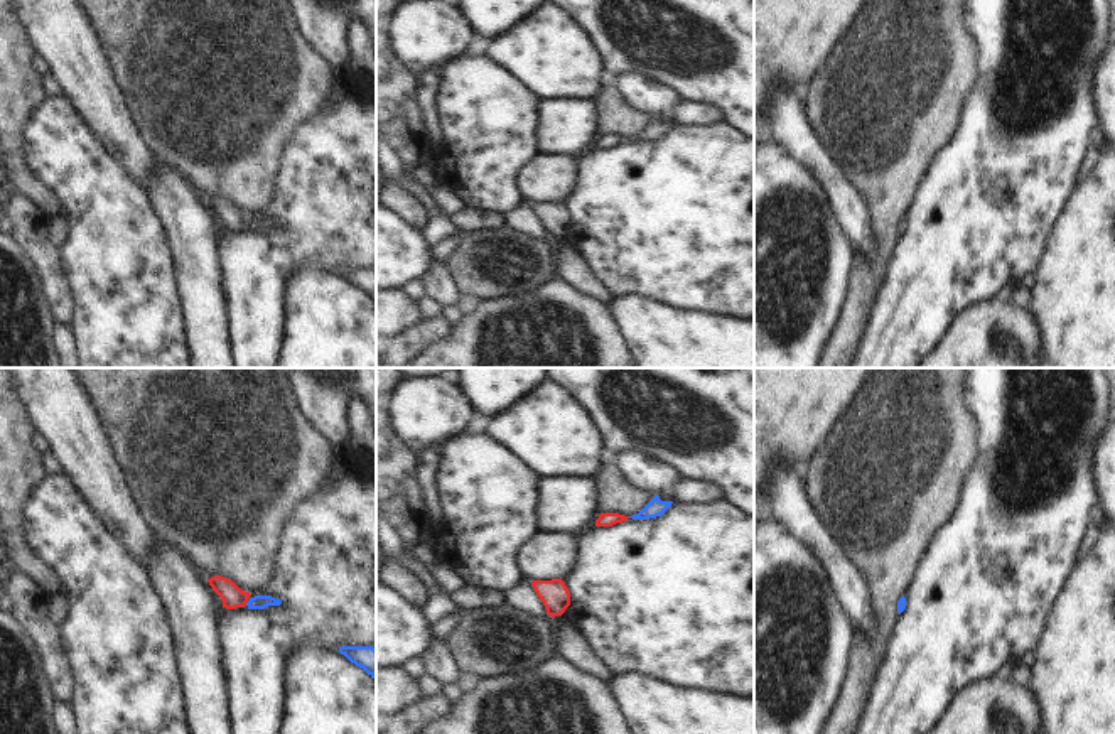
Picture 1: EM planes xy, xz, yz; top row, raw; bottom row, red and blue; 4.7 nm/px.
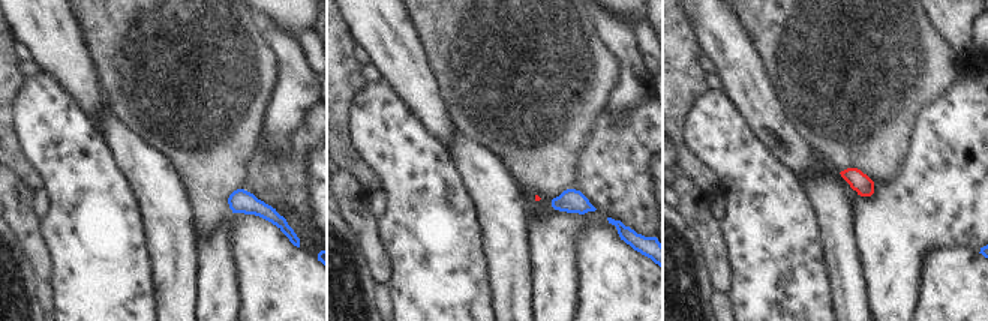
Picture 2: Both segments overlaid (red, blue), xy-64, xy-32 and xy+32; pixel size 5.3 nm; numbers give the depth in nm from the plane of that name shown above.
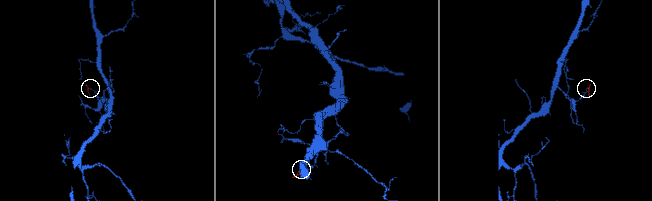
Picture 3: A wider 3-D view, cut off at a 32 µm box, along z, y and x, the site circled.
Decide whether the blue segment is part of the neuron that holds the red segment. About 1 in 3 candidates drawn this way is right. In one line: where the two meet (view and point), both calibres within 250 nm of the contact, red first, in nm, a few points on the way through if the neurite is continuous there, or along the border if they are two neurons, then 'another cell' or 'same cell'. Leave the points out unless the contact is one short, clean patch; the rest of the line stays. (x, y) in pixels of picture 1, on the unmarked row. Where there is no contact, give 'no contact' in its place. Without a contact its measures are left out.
meets red in xy at (247, 223); 110 nm thick on the red side, 60 nm on the other; runs through xy (231, 218), (247, 223), (258, 223); same cell

